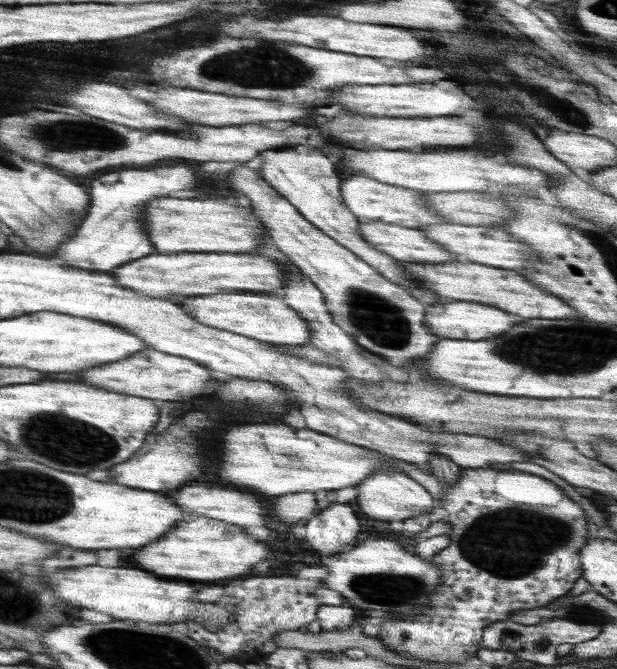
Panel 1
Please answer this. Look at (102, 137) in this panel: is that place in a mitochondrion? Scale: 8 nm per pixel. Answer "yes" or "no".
yes

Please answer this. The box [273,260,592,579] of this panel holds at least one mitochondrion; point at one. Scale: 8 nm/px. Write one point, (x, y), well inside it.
(378, 319)

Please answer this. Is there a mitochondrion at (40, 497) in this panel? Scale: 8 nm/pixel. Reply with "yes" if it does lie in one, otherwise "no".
yes

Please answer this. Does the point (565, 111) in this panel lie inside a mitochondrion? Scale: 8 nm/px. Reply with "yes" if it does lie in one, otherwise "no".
yes

